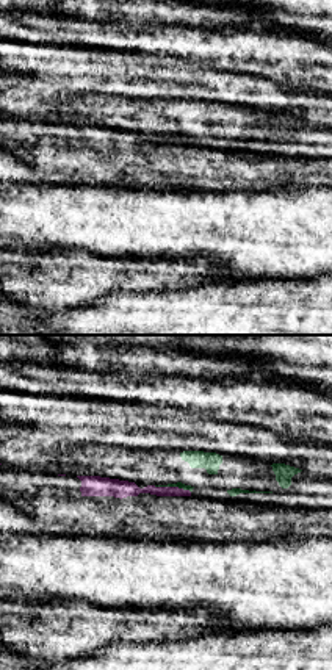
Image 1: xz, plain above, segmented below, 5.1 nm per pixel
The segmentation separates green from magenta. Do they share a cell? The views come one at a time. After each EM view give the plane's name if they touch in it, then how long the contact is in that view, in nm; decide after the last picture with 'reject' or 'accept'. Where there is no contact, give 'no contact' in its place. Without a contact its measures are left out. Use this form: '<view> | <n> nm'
xz | 190 nm

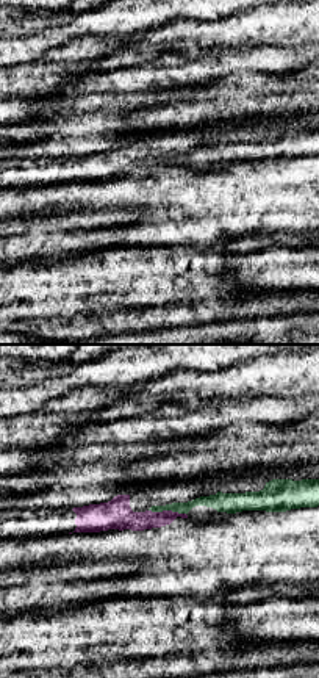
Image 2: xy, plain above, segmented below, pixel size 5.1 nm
xy | 190 nm

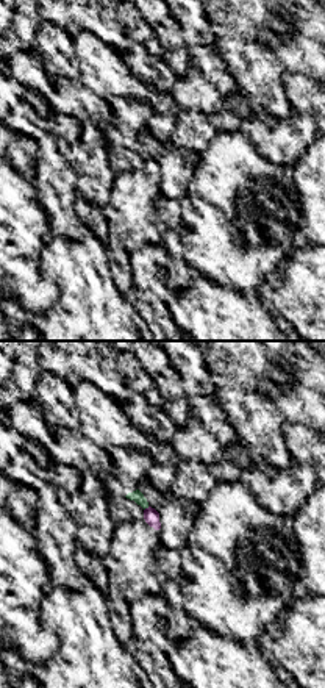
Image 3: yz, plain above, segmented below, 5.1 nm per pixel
yz | 40 nm

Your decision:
reject

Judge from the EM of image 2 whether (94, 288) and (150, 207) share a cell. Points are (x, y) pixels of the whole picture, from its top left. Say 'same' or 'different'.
different

